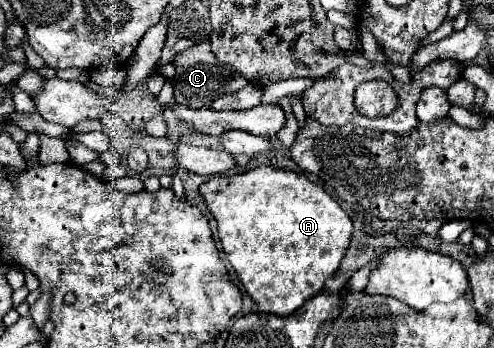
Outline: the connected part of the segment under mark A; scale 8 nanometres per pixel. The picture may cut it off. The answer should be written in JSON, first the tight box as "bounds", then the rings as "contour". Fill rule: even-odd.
{"bounds":[200,165,352,315],"contour":[[[262,165],[240,175],[214,177],[200,185],[200,197],[218,223],[218,237],[226,259],[232,263],[244,289],[258,303],[262,313],[292,315],[320,293],[324,281],[338,269],[352,237],[352,221],[344,209],[322,187],[294,171]]]}

